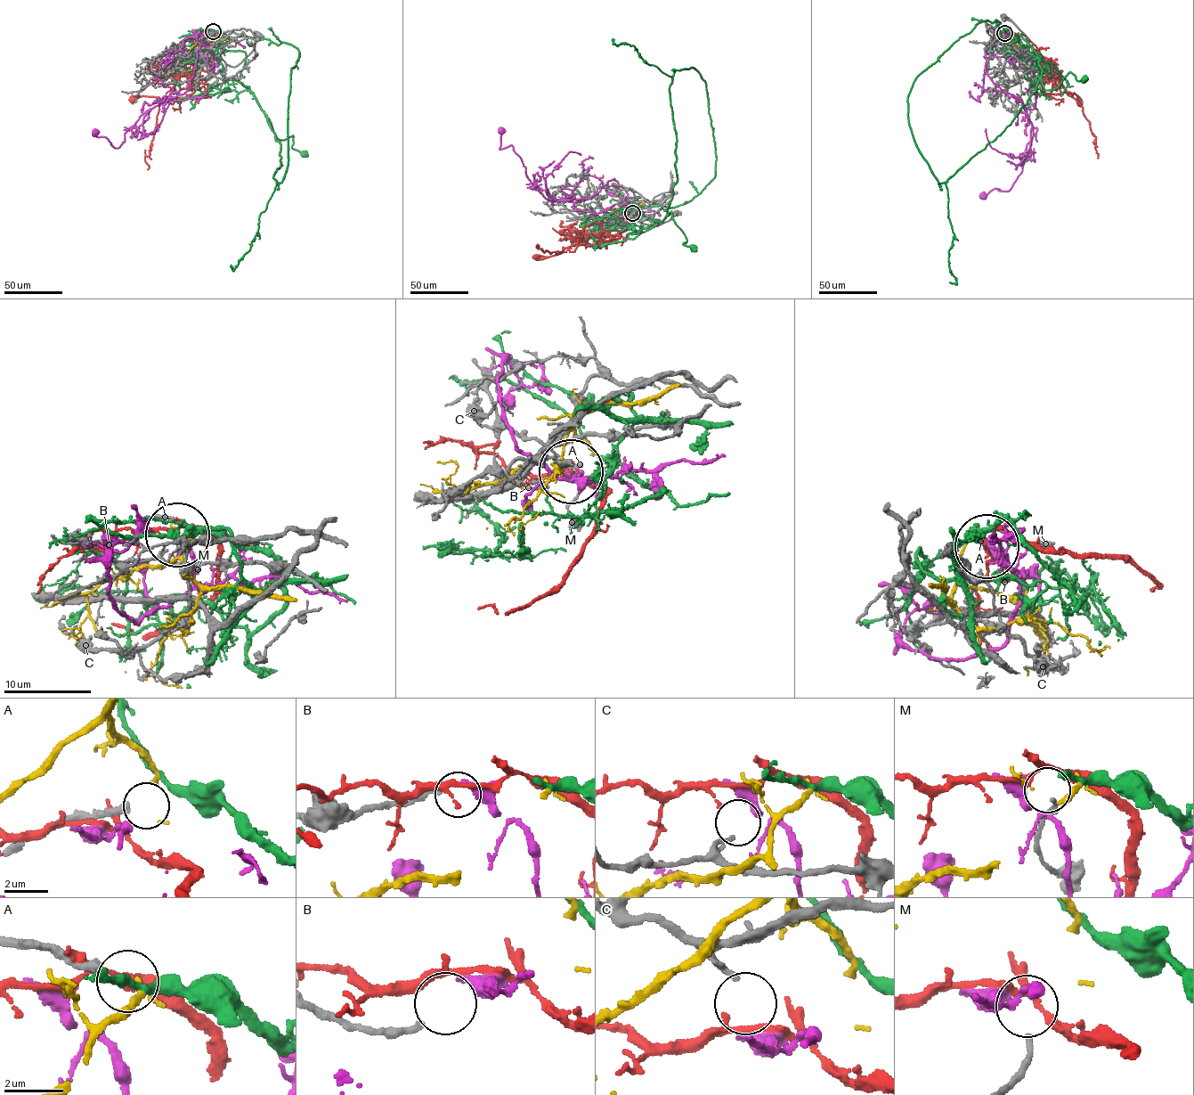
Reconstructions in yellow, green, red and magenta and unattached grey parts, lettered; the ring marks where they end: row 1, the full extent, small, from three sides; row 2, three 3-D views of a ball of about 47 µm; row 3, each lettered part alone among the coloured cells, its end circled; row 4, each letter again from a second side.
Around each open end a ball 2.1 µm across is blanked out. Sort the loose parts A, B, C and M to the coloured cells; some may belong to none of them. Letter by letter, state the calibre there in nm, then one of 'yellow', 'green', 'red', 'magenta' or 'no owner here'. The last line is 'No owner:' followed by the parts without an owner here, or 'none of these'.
A: calibre 300 nm; yellow
B: calibre 220 nm; magenta
C: calibre 200 nm; no owner here
M: calibre 170 nm; no owner here
No owner: C, M

